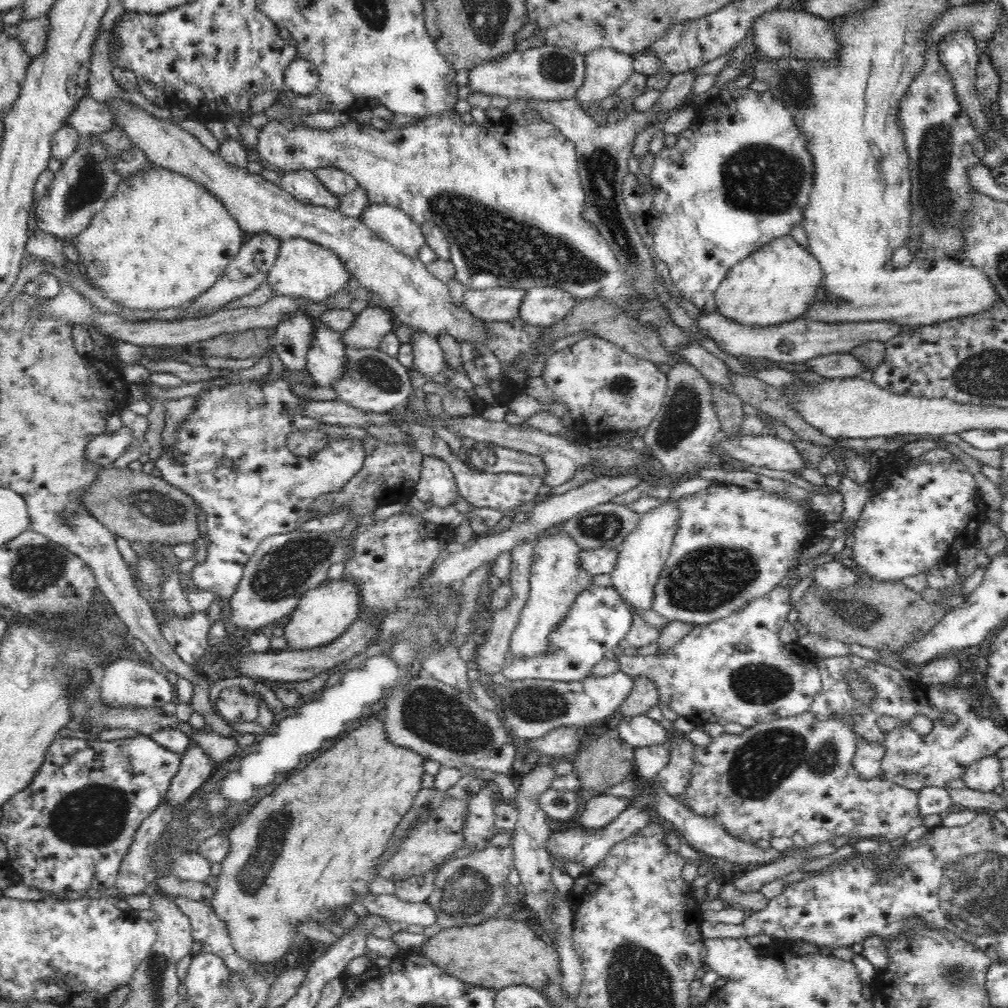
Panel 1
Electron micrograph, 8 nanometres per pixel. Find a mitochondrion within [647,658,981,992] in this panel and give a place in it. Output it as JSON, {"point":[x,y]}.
{"point":[757,767]}

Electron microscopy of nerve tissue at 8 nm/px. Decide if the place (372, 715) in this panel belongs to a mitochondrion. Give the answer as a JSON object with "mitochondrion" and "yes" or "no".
{"mitochondrion":"no"}

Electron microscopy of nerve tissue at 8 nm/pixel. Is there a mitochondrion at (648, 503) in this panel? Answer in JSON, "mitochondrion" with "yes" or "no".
{"mitochondrion":"no"}

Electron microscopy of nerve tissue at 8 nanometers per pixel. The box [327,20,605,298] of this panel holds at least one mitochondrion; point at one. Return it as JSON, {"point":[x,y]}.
{"point":[558,68]}

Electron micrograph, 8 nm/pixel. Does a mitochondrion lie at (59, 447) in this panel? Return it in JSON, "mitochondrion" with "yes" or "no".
{"mitochondrion":"no"}

